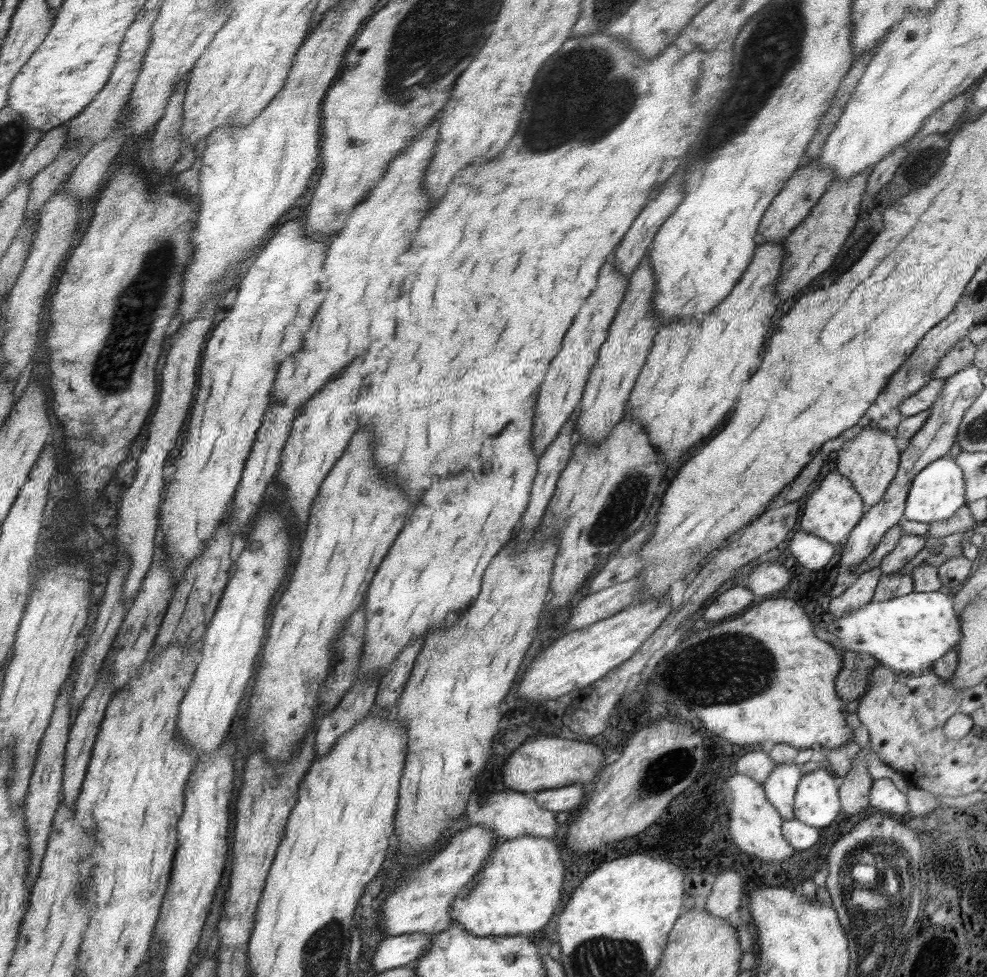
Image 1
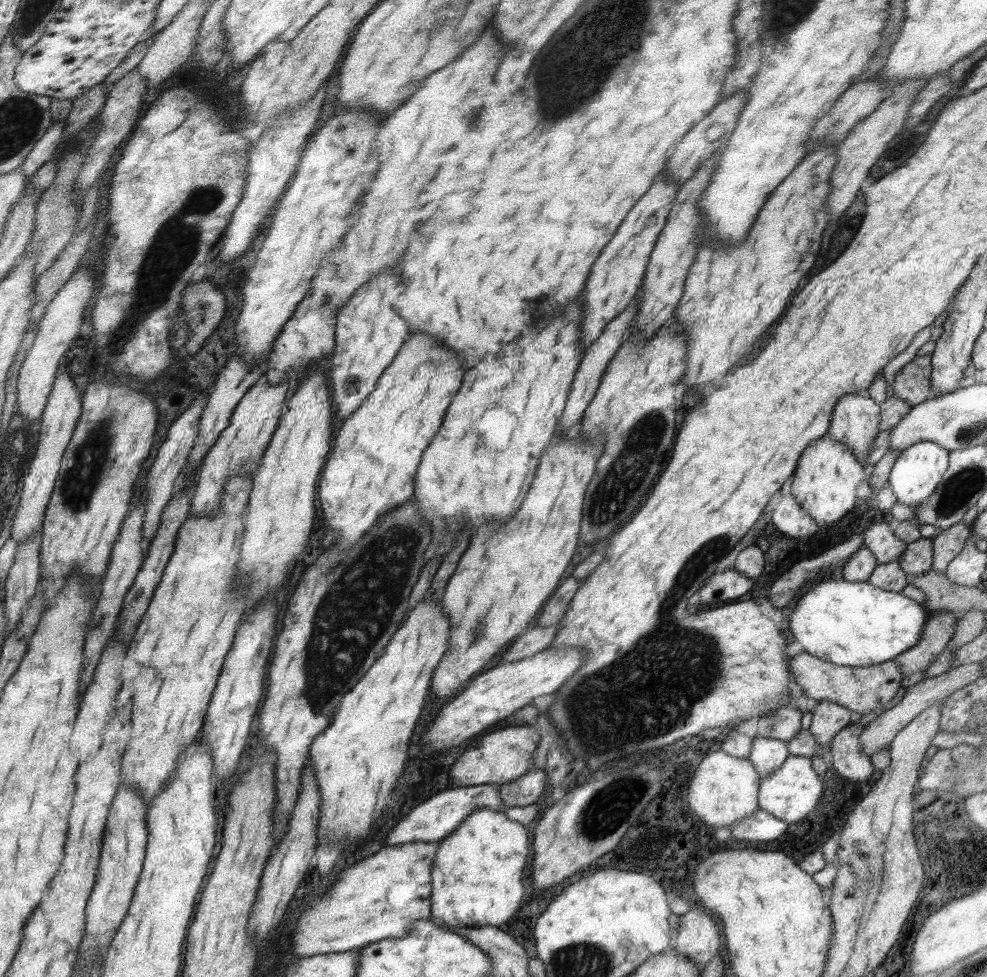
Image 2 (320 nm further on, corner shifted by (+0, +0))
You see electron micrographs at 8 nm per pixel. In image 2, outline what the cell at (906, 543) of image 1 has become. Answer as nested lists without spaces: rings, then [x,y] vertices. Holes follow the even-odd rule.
[[[886,522],[871,524],[862,534],[863,546],[869,548],[878,564],[898,561],[906,550],[907,543],[900,540]]]

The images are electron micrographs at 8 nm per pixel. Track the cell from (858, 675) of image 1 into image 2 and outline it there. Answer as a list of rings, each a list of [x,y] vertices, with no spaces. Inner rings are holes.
[[[822,700],[812,711],[809,731],[815,736],[817,744],[827,746],[841,728],[851,724],[851,718],[848,708]]]

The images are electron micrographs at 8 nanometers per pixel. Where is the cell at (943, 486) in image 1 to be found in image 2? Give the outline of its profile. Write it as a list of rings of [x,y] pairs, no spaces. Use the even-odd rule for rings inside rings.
[[[928,441],[916,443],[902,451],[888,480],[897,501],[914,508],[926,504],[926,500],[932,496],[932,492],[938,488],[944,473],[947,472],[949,456],[950,451]]]

